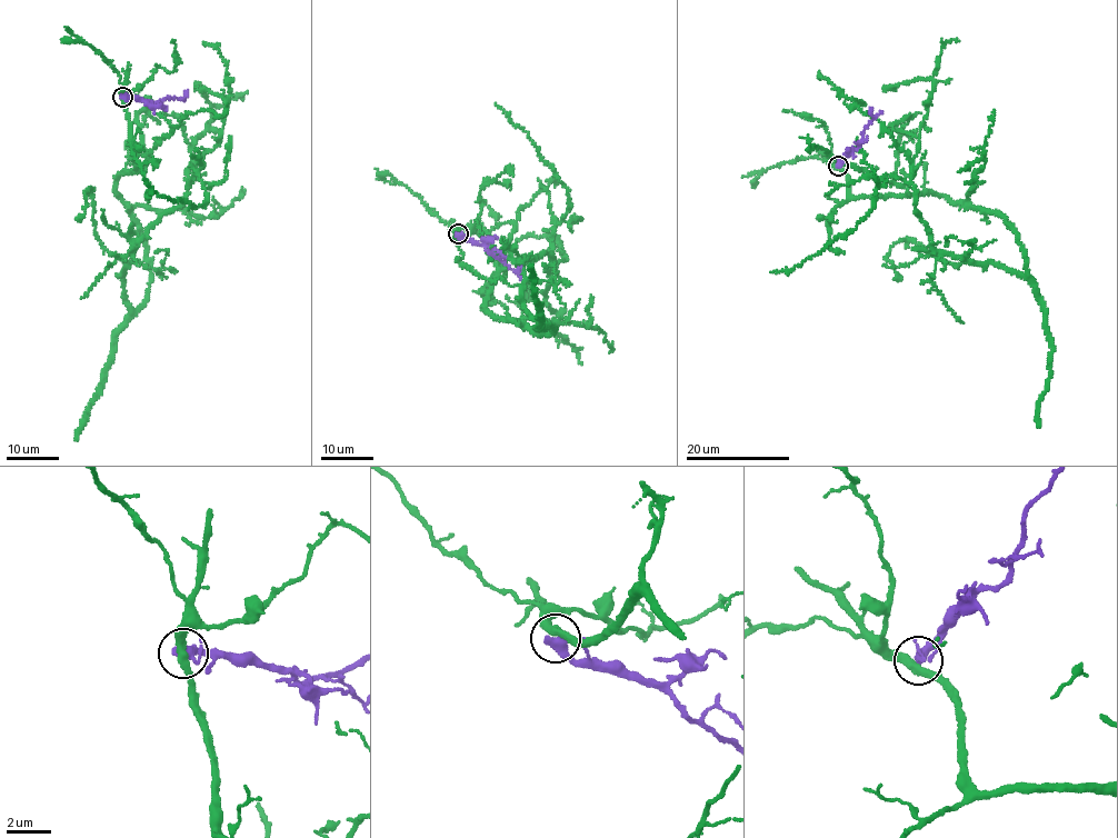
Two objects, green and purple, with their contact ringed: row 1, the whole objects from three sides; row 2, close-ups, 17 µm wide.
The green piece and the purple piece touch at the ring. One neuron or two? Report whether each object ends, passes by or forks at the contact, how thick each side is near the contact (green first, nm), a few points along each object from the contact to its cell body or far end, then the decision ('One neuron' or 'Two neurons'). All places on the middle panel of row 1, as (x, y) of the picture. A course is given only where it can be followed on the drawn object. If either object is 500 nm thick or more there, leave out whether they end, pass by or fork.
At the ring green passes by. At the ring purple passes by. Thickness 360 nm (green) against 360 nm. Course of green: (457, 233), (490, 239), (486, 311), (555, 329), (525, 308), (521, 258), (552, 259), (571, 203), (495, 102). Course of purple: (458, 233), (473, 239), (506, 266), (519, 270). Two neurons

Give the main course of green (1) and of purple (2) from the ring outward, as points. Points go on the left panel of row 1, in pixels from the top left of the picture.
1: (121, 97), (137, 152), (115, 187), (150, 269), (133, 310), (137, 240), (195, 169), (208, 202), (142, 177)
2: (122, 97), (149, 103), (181, 99), (187, 91)

